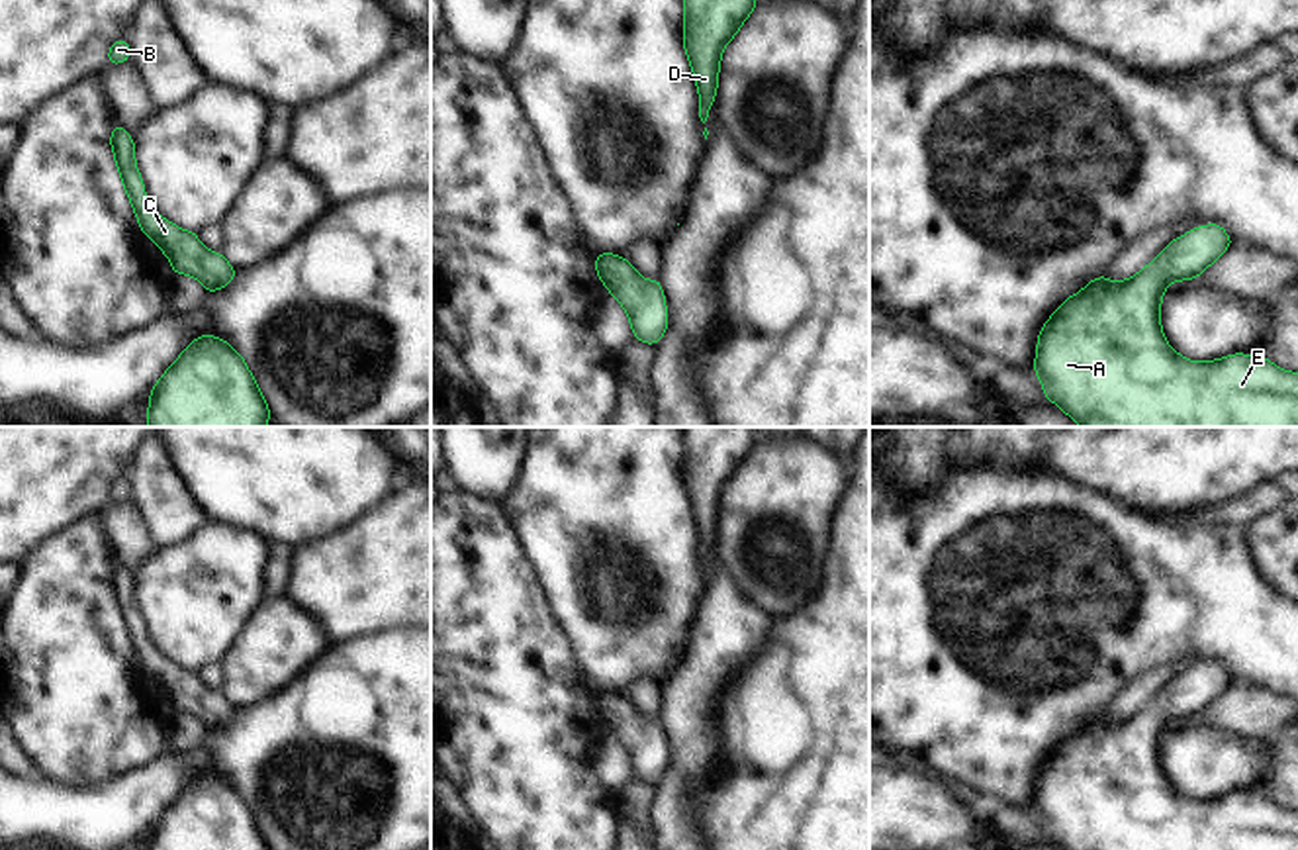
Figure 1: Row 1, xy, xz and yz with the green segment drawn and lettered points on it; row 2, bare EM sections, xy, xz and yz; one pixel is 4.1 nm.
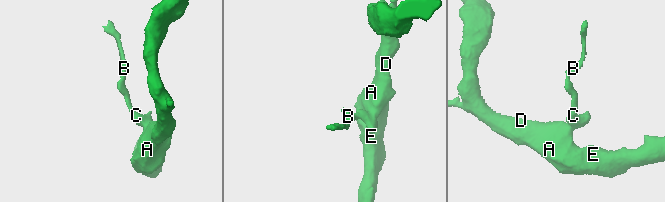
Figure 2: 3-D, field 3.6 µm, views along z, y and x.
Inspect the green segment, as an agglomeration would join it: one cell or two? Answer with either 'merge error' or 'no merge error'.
no merge error

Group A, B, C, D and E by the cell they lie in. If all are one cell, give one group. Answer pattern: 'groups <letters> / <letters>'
groups A B C D E

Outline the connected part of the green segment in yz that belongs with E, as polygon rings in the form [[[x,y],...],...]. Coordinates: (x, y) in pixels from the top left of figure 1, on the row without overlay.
[[[1218,662],[1192,666],[1136,715],[1112,721],[1100,713],[1061,740],[1040,770],[1032,805],[1045,836],[1061,850],[1298,850],[1296,811],[1278,807],[1263,793],[1186,799],[1161,770],[1167,725],[1200,715],[1231,682]]]

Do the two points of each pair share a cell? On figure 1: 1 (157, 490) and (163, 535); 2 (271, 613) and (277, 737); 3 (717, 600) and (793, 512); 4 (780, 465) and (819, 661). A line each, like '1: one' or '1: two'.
1: one
2: two
3: two
4: two

